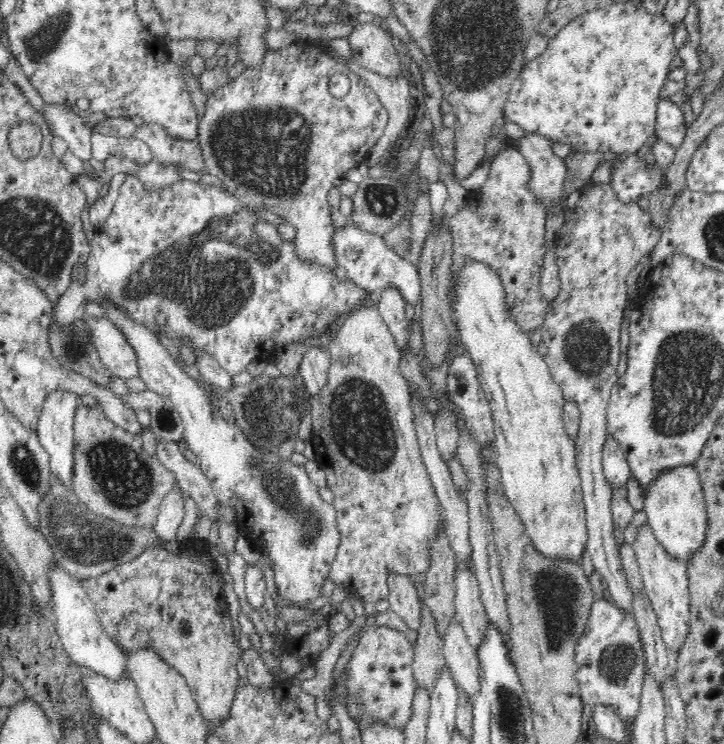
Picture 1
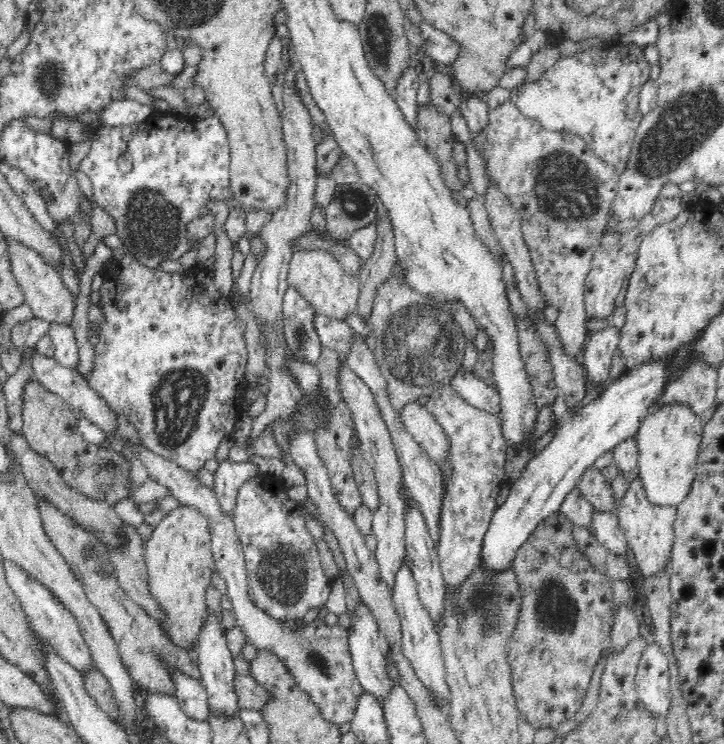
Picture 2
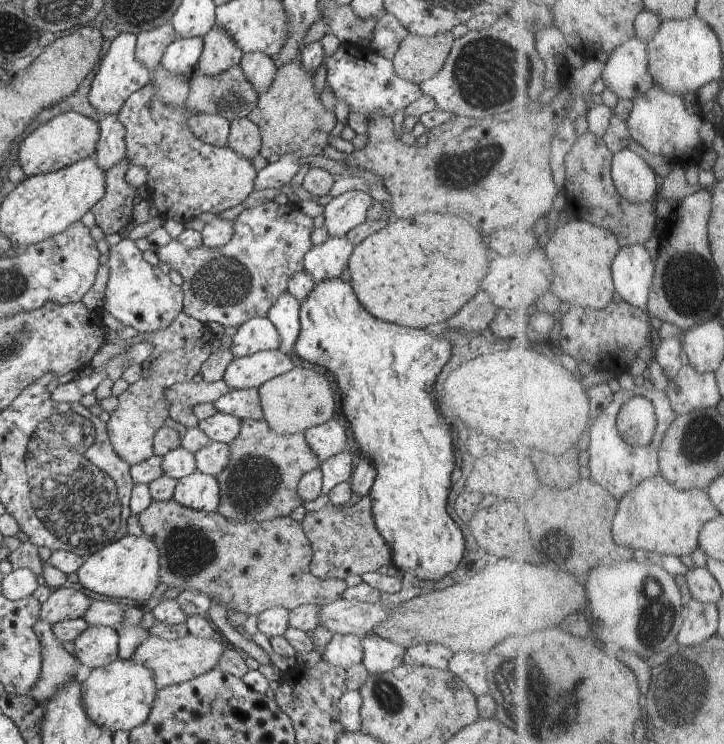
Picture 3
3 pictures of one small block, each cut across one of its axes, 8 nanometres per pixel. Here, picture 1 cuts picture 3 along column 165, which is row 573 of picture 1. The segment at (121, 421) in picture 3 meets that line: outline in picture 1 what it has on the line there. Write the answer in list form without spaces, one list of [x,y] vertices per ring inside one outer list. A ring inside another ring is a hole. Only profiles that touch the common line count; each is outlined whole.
[[[364,302],[360,308],[354,308],[346,318],[344,323],[336,332],[336,336],[327,345],[329,349],[330,366],[328,380],[326,386],[322,388],[317,395],[311,400],[311,419],[312,434],[311,440],[315,450],[315,460],[324,467],[326,474],[327,487],[334,493],[332,504],[336,509],[336,520],[338,521],[338,529],[340,529],[340,546],[336,552],[334,562],[330,564],[330,578],[336,585],[343,583],[349,590],[354,591],[371,607],[379,600],[384,600],[388,596],[387,578],[392,572],[402,574],[404,576],[414,576],[420,572],[426,572],[430,568],[430,560],[432,560],[432,542],[436,540],[438,532],[445,528],[442,520],[442,505],[434,492],[434,485],[426,465],[421,457],[419,442],[417,441],[416,428],[413,421],[413,410],[411,407],[411,394],[408,384],[402,373],[400,373],[400,349],[397,347],[395,338],[386,326],[383,318],[380,316],[376,306],[372,306],[369,302]]]

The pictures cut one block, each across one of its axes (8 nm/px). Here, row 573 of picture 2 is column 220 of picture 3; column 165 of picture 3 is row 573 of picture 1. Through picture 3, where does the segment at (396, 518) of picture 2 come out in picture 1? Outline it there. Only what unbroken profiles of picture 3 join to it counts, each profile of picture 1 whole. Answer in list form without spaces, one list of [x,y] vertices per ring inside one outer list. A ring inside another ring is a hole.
[[[392,572],[387,581],[387,599],[390,608],[402,618],[410,629],[418,631],[421,628],[418,590],[410,582],[409,577],[402,574]]]

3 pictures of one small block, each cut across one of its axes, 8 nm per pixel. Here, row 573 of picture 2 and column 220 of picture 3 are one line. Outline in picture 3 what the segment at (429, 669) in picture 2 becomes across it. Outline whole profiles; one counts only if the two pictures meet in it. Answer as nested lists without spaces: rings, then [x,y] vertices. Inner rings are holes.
[[[257,388],[231,389],[214,402],[217,412],[242,419],[262,419],[262,404]]]

